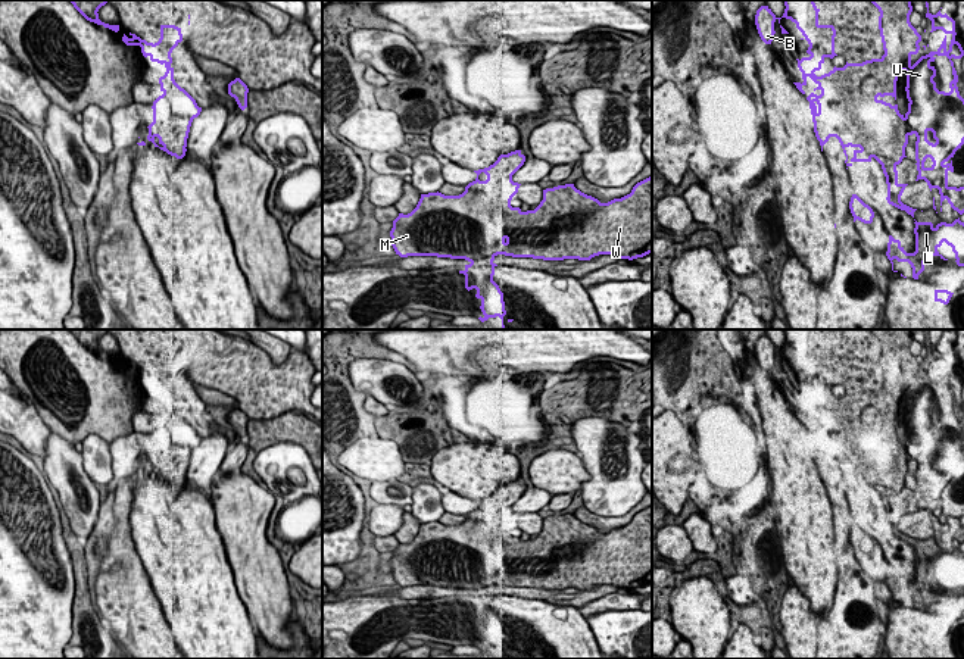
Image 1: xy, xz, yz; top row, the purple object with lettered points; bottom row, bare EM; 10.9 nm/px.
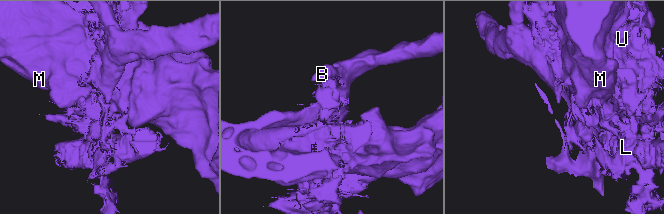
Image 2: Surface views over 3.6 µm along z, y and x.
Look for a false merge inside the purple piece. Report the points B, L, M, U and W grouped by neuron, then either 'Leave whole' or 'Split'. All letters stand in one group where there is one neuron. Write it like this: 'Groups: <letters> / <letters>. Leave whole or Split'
Groups: B / L M U W. Split

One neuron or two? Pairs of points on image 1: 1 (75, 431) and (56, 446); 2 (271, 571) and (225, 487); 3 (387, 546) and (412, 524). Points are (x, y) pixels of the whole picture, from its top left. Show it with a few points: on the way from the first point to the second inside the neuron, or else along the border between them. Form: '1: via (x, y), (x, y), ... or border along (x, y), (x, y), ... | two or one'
1: border along (50, 428), (74, 446) | two
2: via (250, 550), (245, 540), (242, 508) | one
3: via (393, 540), (406, 530) | one

